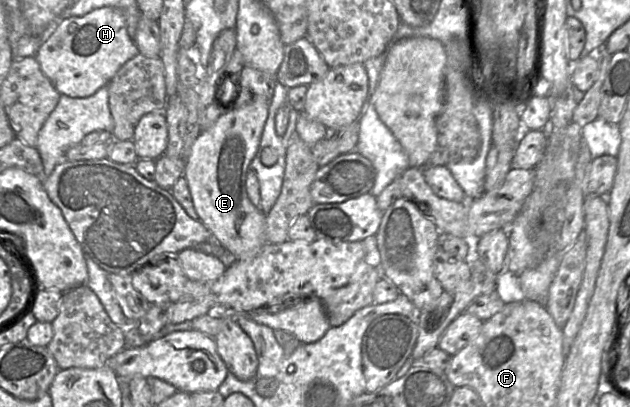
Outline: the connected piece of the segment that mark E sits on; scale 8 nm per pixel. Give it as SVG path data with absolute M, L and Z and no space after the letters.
M254 95L248 105L230 107L211 127L201 131L185 162L183 175L200 222L211 232L212 238L237 259L253 258L266 244L266 214L250 201L246 177L259 148L269 104L261 95Z

